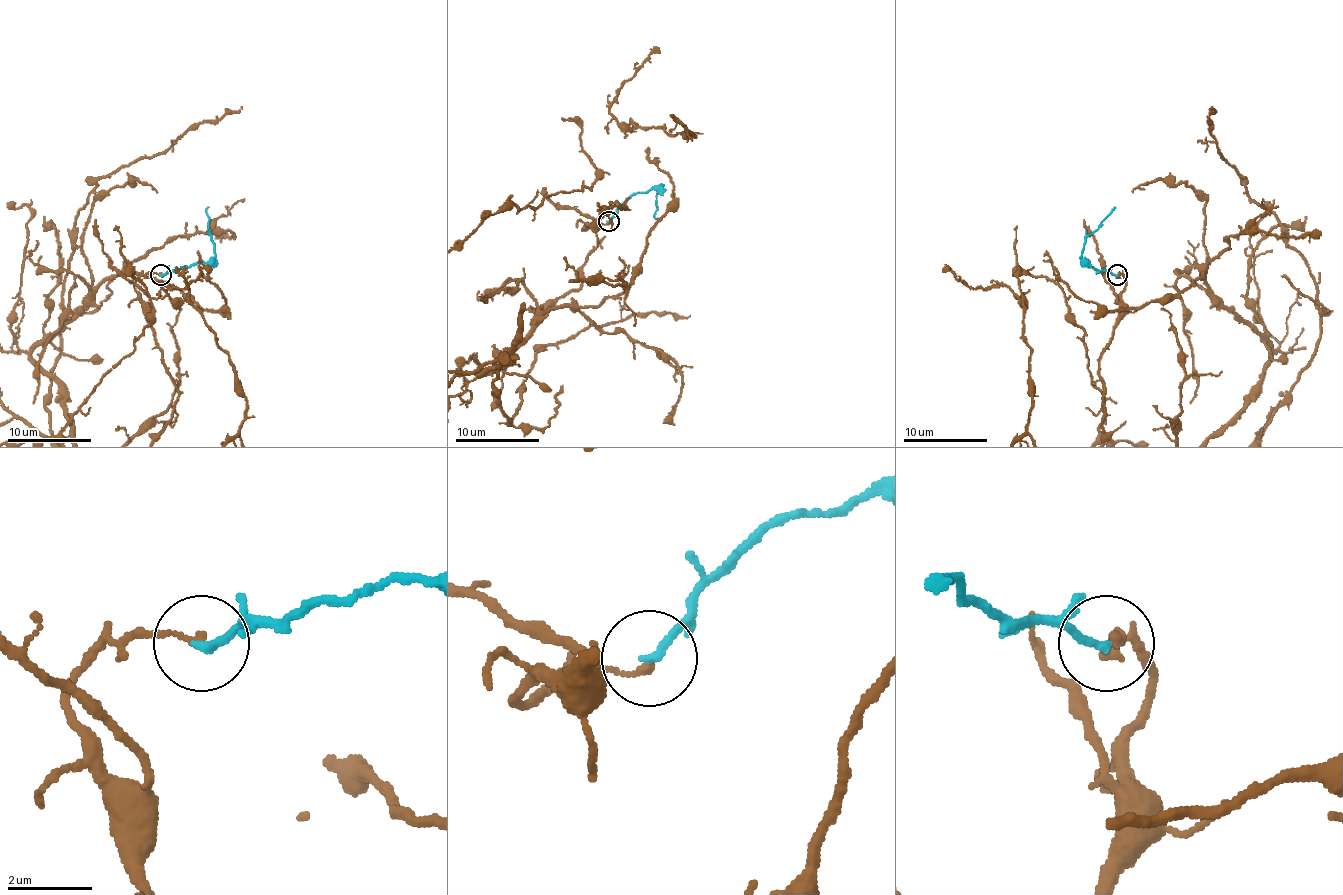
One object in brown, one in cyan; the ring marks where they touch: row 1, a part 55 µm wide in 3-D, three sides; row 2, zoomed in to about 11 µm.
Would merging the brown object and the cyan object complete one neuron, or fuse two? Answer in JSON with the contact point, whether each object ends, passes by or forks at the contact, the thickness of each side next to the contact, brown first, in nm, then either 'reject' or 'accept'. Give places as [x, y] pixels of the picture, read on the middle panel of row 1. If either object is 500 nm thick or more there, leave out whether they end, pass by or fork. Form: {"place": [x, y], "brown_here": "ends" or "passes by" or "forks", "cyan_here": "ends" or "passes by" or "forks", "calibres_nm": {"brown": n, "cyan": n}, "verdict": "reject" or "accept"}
{"place": [608, 221], "brown_here": "ends", "cyan_here": "ends", "calibres_nm": {"brown": 160, "cyan": 200}, "verdict": "reject"}

